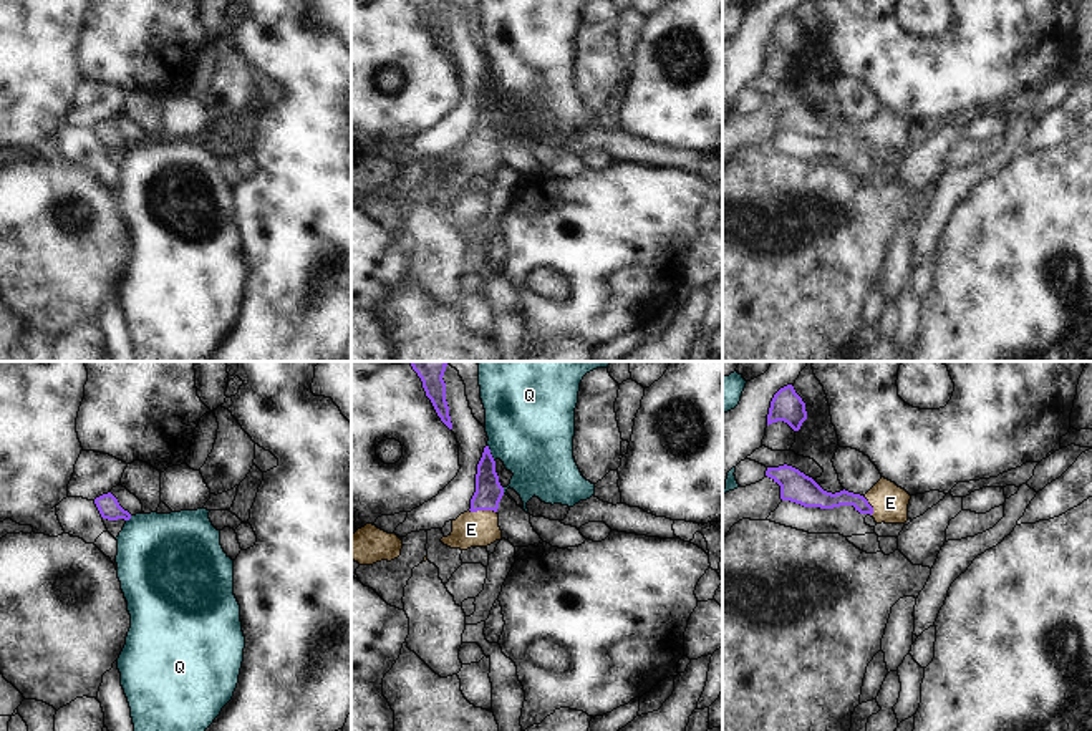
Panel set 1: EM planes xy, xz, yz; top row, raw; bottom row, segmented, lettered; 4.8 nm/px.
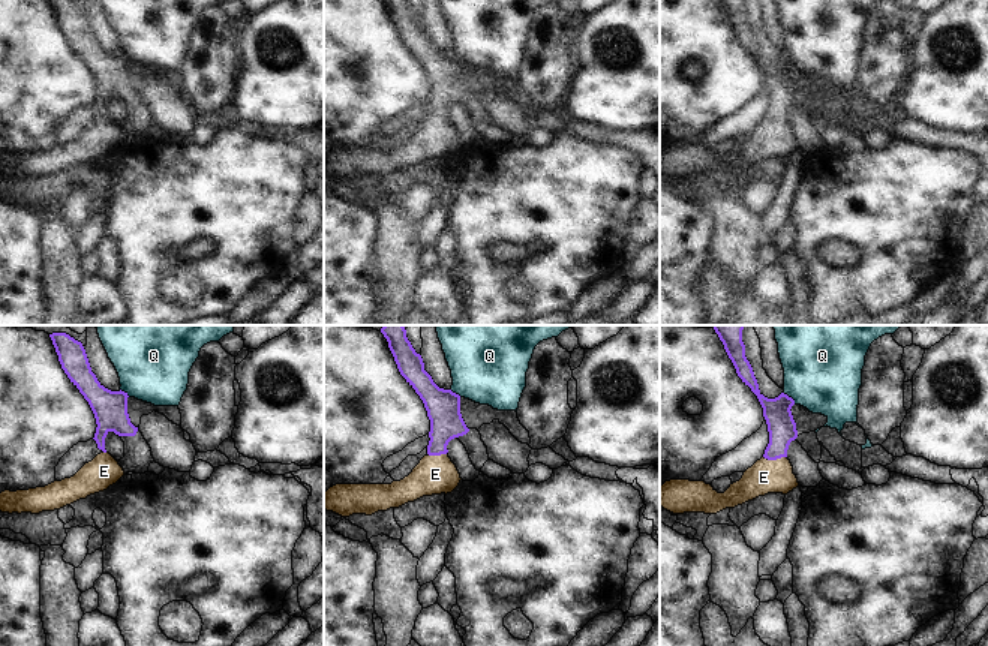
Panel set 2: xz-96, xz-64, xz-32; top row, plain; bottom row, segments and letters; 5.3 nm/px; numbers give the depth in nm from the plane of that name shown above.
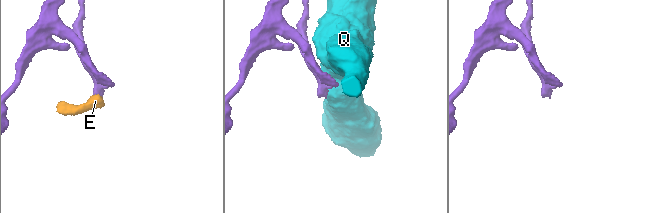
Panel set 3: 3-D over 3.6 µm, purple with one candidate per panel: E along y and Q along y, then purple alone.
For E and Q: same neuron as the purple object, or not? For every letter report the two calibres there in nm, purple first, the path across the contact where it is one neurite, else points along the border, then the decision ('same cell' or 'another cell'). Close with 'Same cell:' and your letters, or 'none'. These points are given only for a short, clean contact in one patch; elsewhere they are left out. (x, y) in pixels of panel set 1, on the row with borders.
E: 130 nm thick on the purple side, 180 nm on the other; runs through xz (488, 494), (483, 509), (483, 517), (471, 529); same cell
Q: 130 nm thick on the purple side, 440 nm on the other; border along xz (488, 445), (494, 461); another cell
Same cell: E

